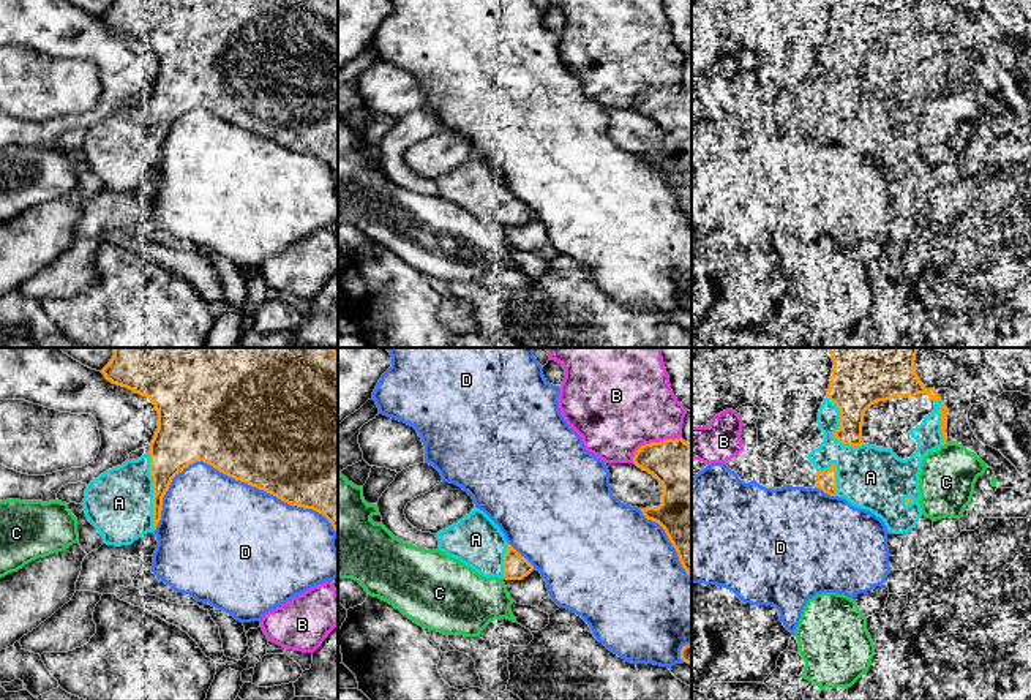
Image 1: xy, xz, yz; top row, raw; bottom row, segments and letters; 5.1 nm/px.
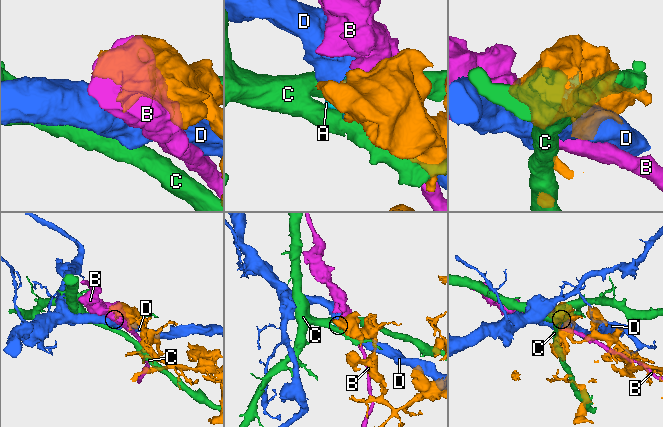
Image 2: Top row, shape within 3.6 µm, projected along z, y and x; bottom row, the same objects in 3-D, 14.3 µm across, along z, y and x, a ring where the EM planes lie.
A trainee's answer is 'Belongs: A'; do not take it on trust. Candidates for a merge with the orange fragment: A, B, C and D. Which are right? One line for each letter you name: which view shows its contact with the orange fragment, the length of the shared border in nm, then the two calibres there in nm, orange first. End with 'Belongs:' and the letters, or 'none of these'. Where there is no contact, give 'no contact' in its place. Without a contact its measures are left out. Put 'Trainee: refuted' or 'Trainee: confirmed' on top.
Trainee: confirmed
A: meets orange in xy; contact 400 nm long; 240 nm thick on the orange side, 340 nm on the other
Belongs: A

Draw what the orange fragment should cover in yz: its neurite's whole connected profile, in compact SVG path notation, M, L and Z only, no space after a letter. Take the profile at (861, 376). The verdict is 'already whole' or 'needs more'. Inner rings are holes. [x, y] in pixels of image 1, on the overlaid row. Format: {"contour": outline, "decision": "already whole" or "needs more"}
{"contour": "M829 348L834 368L827 395L818 412L818 427L824 439L818 449L805 455L816 469L816 488L845 498L854 507L870 510L894 534L911 531L922 517L920 465L928 452L938 450L947 441L949 409L935 389L925 389L920 382L914 370L917 351L919 348ZM919 393L927 393L935 401L935 409L908 433L917 442L917 450L909 458L902 460L892 449L862 441L864 416L872 405Z", "decision": "needs more"}

